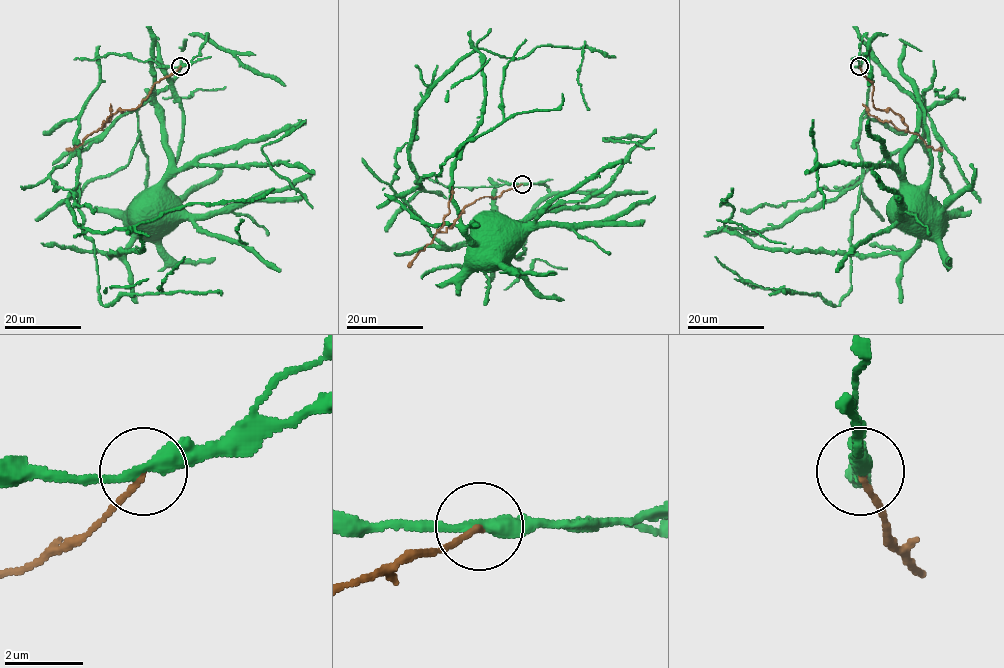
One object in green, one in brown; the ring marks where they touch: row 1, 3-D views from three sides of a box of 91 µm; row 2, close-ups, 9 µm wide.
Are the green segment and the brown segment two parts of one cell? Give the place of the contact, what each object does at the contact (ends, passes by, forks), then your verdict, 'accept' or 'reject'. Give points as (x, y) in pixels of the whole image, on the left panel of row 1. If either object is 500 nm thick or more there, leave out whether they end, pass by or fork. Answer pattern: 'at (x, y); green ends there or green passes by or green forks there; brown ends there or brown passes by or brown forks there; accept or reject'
at (180, 66); green passes by; brown ends there; reject

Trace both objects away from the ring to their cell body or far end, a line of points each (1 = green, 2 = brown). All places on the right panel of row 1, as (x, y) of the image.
1: (859, 66), (862, 53), (861, 179), (778, 225), (726, 229), (771, 249), (907, 253), (917, 242), (915, 192)
2: (859, 66), (873, 84), (875, 109), (890, 110), (908, 129), (880, 121), (862, 104)

